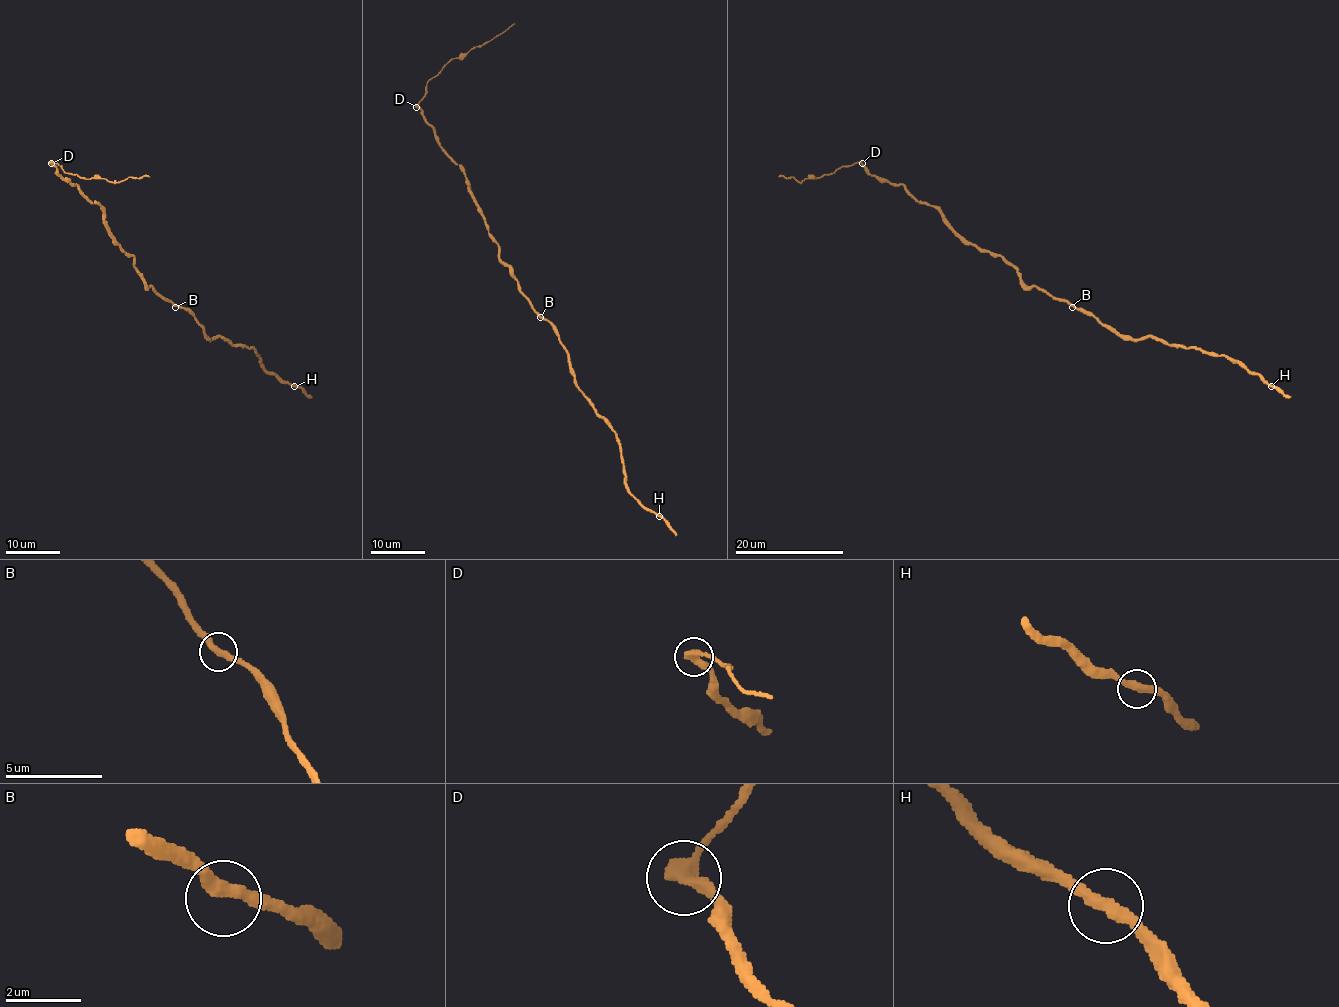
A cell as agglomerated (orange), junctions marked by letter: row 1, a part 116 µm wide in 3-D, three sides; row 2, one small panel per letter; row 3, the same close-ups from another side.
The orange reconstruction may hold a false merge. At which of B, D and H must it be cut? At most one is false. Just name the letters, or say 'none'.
D

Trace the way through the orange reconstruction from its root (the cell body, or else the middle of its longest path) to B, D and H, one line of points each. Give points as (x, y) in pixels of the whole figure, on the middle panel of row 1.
B: (506, 266), (519, 290), (540, 317)
D: (506, 266), (470, 191), (465, 171), (440, 147), (435, 129), (416, 106)
H: (506, 266), (519, 290), (566, 348), (575, 386), (615, 433), (624, 486), (659, 516)

